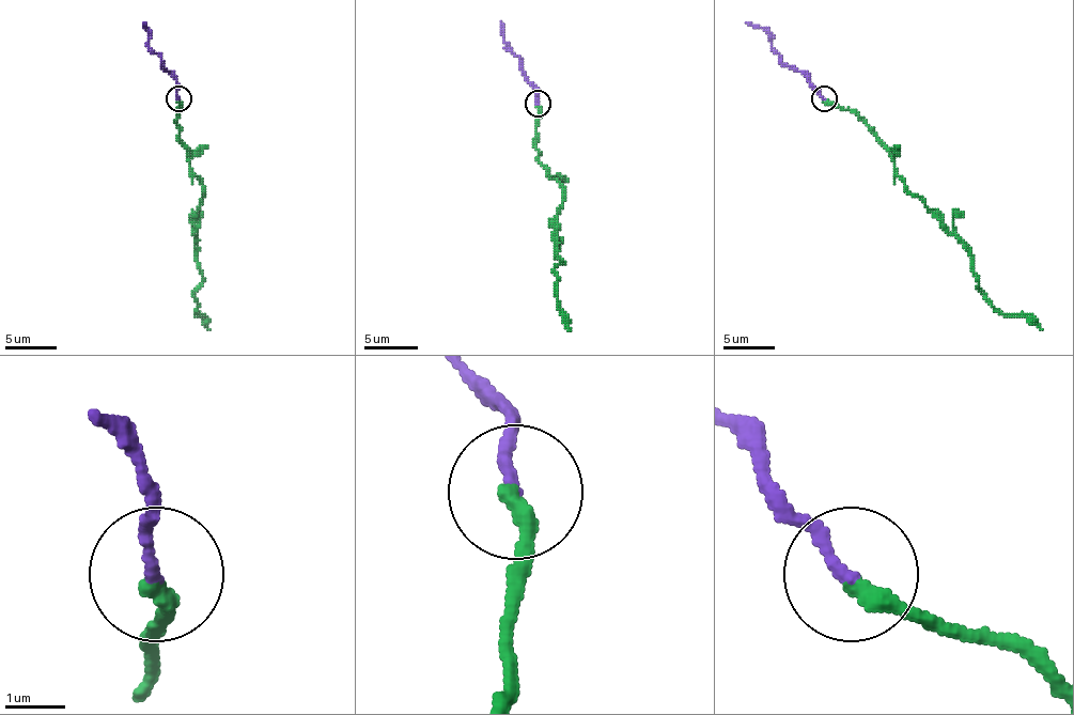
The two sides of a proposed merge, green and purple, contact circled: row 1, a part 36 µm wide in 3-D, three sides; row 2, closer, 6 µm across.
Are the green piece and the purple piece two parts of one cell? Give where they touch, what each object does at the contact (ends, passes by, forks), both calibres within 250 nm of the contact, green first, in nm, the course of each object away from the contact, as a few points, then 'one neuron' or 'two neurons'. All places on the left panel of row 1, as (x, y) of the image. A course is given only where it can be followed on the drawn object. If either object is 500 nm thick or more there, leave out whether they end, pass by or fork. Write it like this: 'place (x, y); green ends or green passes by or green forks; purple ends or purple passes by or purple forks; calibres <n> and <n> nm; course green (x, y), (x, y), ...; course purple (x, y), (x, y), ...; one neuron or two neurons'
place (178, 98); green ends; purple ends; calibres 300 and 200 nm; course green (178, 99), (176, 125), (189, 171), (202, 188), (197, 212), (202, 280), (195, 301), (197, 314), (209, 329); course purple (178, 99), (176, 81), (149, 46), (143, 22); one neuron

